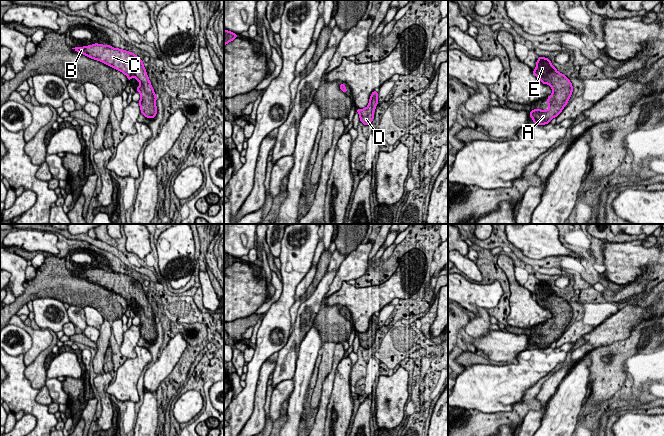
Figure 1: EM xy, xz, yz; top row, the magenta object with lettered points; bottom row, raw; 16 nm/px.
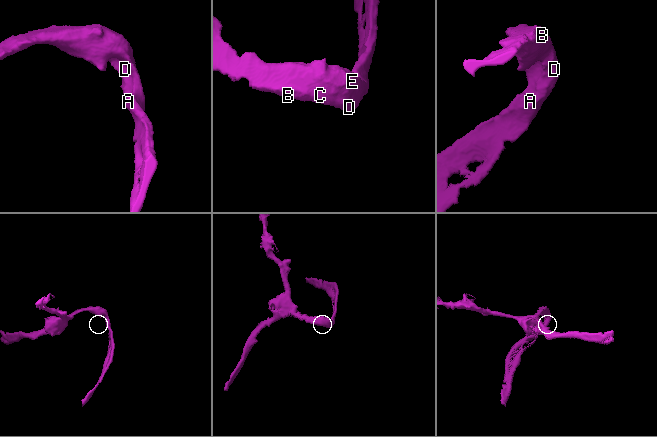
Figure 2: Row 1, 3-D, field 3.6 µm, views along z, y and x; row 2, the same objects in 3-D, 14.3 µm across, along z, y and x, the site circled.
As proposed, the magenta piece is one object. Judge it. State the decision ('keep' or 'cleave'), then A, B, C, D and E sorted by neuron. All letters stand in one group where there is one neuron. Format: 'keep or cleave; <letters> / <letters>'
keep; A B C D E

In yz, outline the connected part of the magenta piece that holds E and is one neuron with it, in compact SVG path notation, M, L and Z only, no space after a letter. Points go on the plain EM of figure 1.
M538 281L533 298L543 308L548 308L552 312L552 318L547 323L549 332L530 335L534 348L545 349L562 336L571 321L573 310L565 298L558 296L551 285L545 281Z

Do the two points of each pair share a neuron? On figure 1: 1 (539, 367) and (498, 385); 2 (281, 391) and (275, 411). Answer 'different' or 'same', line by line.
1: same
2: same

